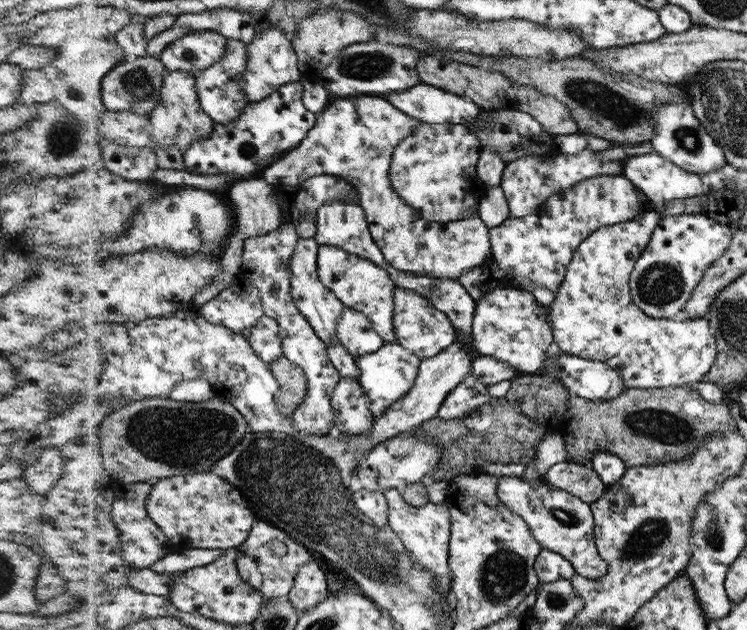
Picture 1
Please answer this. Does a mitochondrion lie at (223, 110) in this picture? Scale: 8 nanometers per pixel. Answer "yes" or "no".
no

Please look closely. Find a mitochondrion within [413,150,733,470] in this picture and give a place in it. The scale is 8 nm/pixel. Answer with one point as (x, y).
(664, 426)

